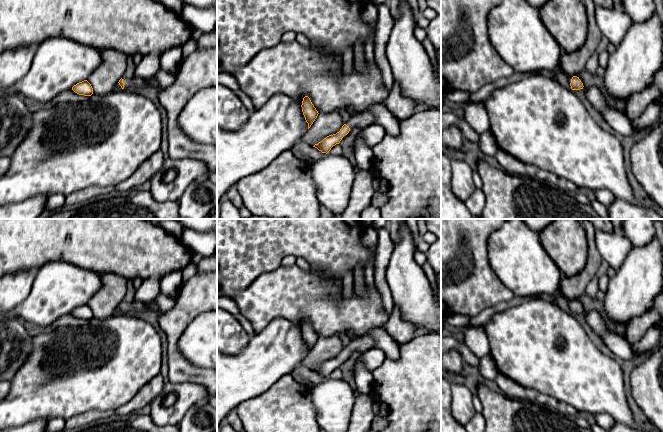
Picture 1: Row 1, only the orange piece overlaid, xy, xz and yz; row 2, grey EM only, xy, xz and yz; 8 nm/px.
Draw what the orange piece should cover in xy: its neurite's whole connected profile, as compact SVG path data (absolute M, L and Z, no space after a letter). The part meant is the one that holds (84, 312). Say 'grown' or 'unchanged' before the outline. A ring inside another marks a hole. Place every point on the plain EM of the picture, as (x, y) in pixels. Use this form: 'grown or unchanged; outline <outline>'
unchanged; outline M84 304L74 309L72 311L72 314L75 317L79 319L84 319L84 320L91 320L93 318L93 312L87 304Z

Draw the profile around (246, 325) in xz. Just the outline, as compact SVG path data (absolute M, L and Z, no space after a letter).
M239 314L239 315L234 316L234 317L237 319L237 321L242 326L243 330L248 335L250 335L251 337L253 337L255 335L252 324L242 314Z

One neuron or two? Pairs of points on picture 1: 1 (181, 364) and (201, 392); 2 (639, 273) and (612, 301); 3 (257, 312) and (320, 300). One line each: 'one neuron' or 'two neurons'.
1: two neurons
2: one neuron
3: one neuron

